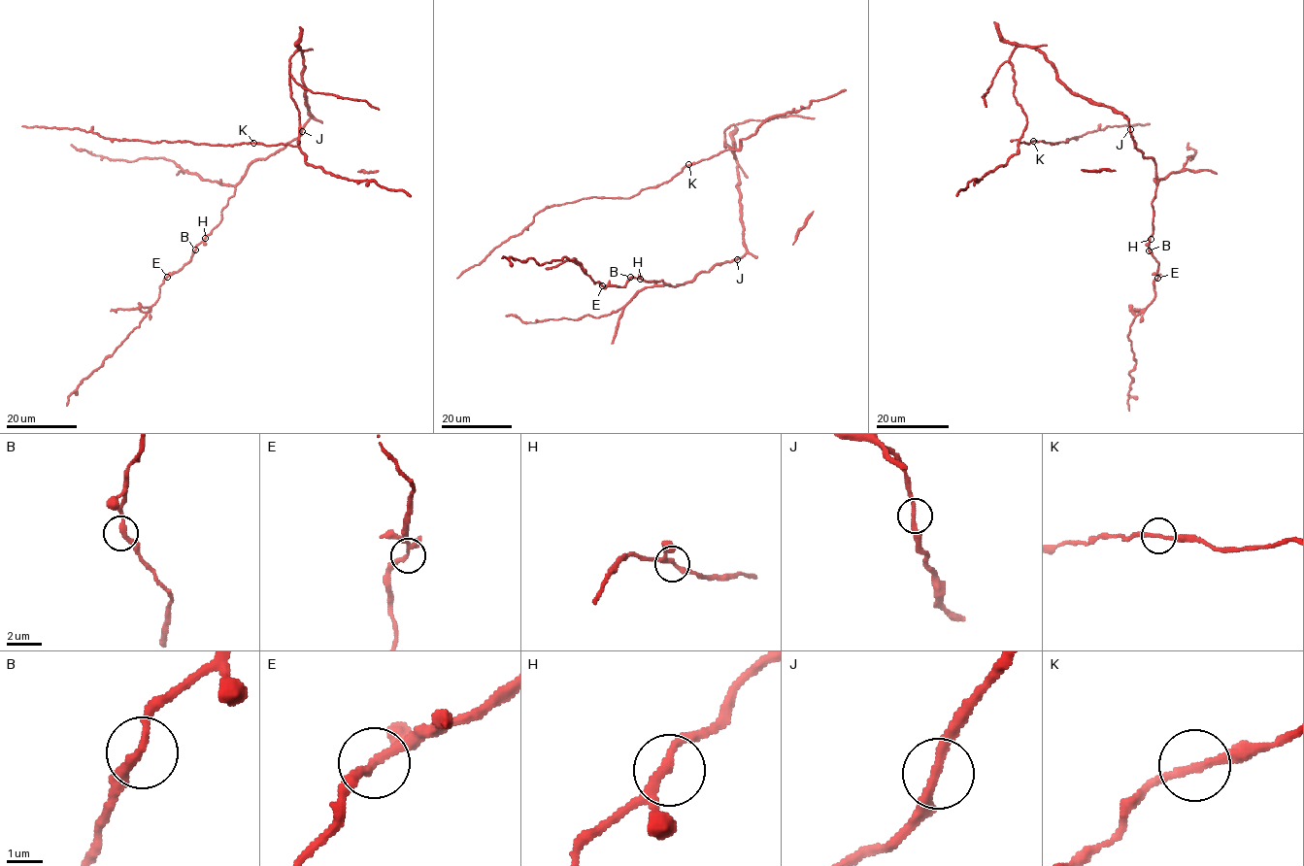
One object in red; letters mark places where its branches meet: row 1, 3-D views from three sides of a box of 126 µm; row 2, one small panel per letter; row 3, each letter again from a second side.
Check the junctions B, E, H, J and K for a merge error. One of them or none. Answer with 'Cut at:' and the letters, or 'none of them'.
Cut at: none of them

